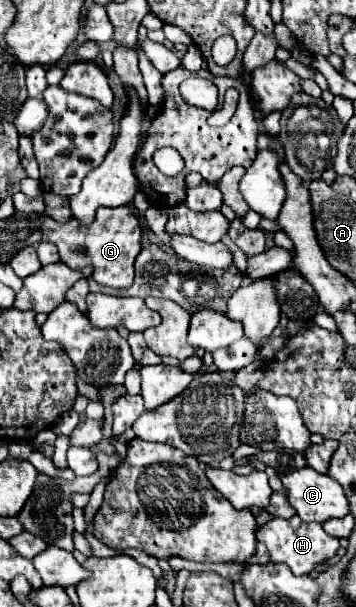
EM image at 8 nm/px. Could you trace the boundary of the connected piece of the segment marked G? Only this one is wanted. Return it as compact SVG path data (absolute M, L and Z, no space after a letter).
M129 206L99 210L91 226L75 226L75 222L71 220L59 224L47 216L41 216L41 224L43 238L59 248L61 262L65 262L69 268L83 268L91 264L95 268L91 278L99 284L111 288L129 288L133 284L133 262L141 252L143 228L139 224L139 218Z

